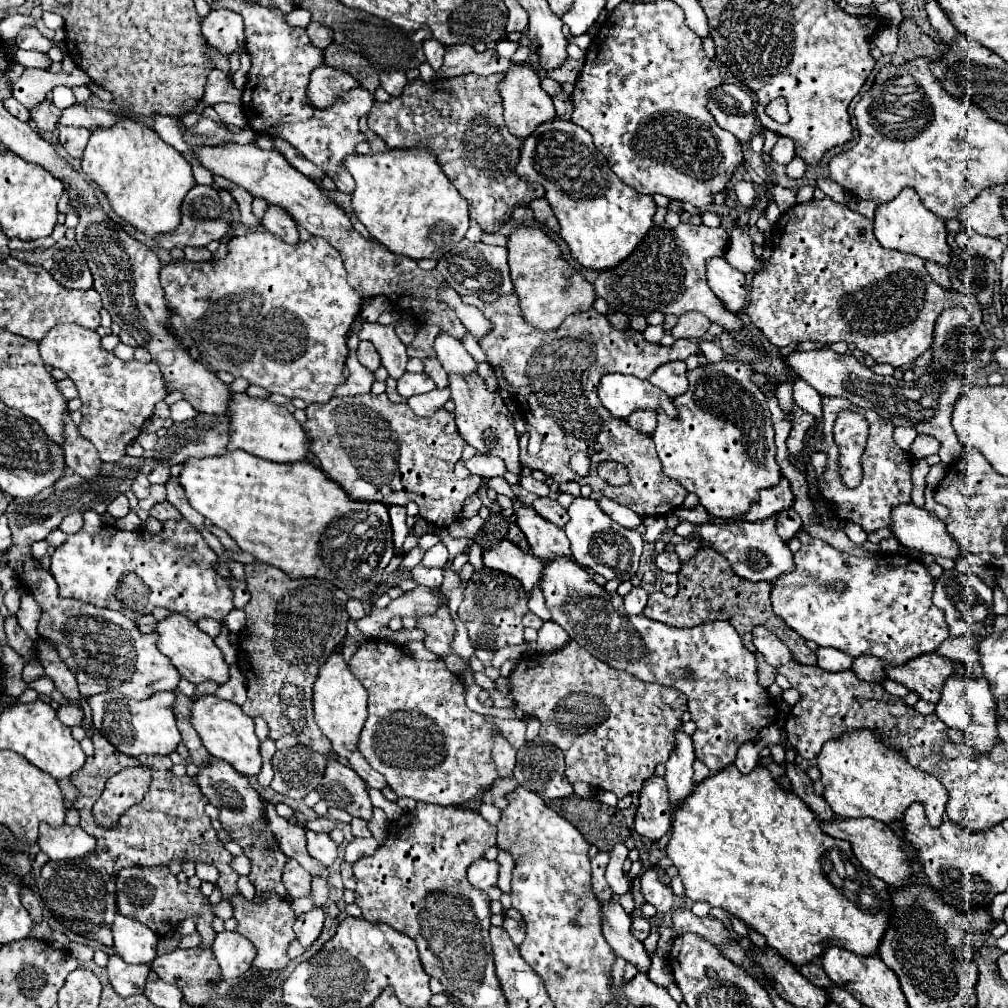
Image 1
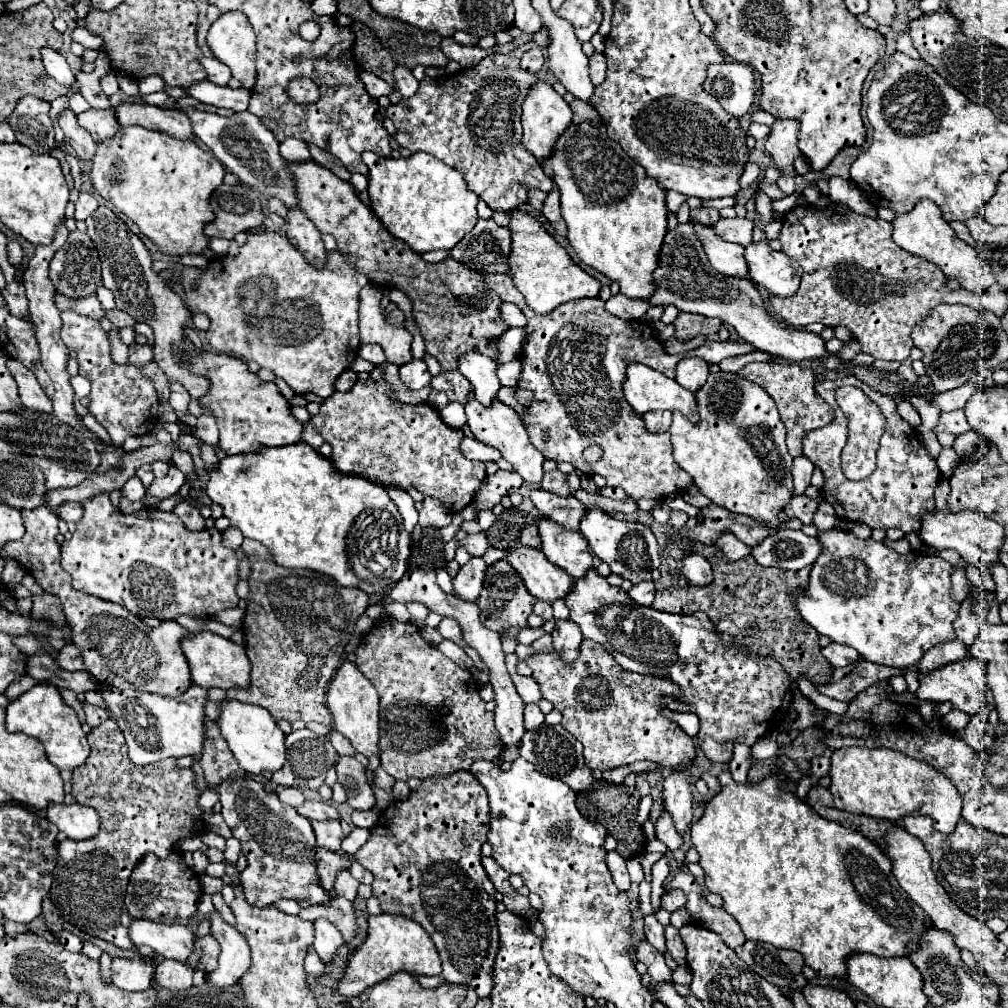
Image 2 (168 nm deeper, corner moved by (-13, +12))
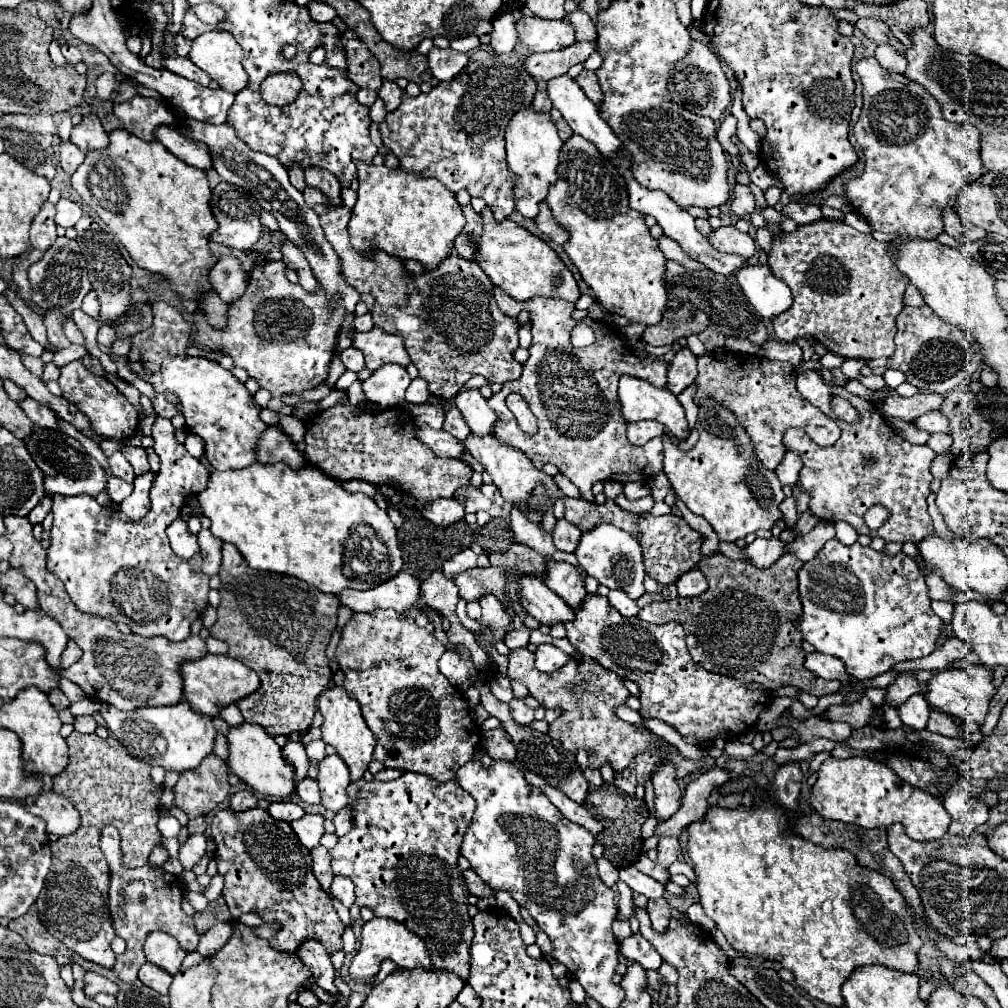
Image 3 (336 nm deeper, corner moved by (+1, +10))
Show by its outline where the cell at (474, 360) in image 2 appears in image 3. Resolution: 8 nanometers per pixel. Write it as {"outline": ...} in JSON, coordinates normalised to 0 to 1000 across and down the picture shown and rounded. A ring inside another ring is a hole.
{"outline":[[[464,387],[464,389],[454,391],[452,403],[472,433],[490,431],[490,421],[492,421],[494,413],[484,403],[482,395],[478,395],[478,391],[474,387]]]}

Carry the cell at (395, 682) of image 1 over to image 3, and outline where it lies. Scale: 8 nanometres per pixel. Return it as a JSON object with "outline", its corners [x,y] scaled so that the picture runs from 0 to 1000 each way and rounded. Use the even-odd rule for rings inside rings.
{"outline":[[[373,605],[365,609],[351,609],[339,625],[339,633],[333,645],[333,657],[341,667],[341,685],[349,694],[357,698],[359,710],[373,730],[371,754],[383,758],[383,762],[417,766],[444,776],[452,770],[452,764],[468,754],[470,742],[476,736],[476,726],[468,714],[468,706],[458,687],[452,687],[435,665],[435,653],[442,647],[442,641],[425,629],[423,623],[413,621],[409,611],[401,611],[393,605]]]}

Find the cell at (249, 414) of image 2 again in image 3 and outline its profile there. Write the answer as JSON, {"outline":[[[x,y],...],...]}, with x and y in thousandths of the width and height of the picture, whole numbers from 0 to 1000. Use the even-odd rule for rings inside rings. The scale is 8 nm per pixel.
{"outline":[[[153,300],[151,310],[153,321],[147,327],[129,333],[127,363],[153,385],[153,409],[161,415],[175,413],[177,407],[163,397],[165,387],[173,389],[179,395],[185,425],[204,438],[204,454],[214,466],[234,466],[252,460],[254,433],[264,425],[264,421],[256,415],[258,405],[252,401],[244,383],[238,381],[230,369],[220,365],[214,357],[185,351],[190,321],[181,310],[165,300]]]}

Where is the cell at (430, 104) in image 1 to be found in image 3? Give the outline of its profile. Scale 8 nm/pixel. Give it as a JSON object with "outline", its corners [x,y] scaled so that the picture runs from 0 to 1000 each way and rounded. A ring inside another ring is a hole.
{"outline":[[[516,18],[512,22],[514,42],[506,54],[488,54],[474,50],[464,65],[452,73],[448,81],[437,81],[433,87],[429,87],[425,93],[417,93],[413,97],[407,97],[401,93],[399,103],[395,109],[383,113],[383,119],[377,125],[377,133],[381,139],[381,145],[387,147],[389,153],[395,155],[397,167],[401,171],[411,171],[421,177],[433,177],[437,179],[446,190],[454,190],[456,187],[462,187],[466,194],[478,196],[486,206],[494,220],[504,216],[510,208],[508,198],[508,187],[512,183],[512,177],[508,171],[504,171],[502,165],[502,149],[500,149],[500,127],[506,121],[506,117],[528,103],[532,93],[532,81],[530,77],[520,69],[520,58],[532,52],[546,52],[546,50],[558,50],[571,42],[569,28],[563,20],[540,20],[540,18]]]}

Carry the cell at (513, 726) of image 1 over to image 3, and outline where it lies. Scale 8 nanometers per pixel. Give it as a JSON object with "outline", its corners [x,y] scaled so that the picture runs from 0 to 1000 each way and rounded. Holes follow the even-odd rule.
{"outline":[[[508,694],[506,696],[506,704],[508,704],[508,712],[514,716],[514,718],[518,718],[518,720],[522,720],[522,718],[526,718],[528,714],[530,714],[530,704],[528,702],[524,702],[518,694]]]}

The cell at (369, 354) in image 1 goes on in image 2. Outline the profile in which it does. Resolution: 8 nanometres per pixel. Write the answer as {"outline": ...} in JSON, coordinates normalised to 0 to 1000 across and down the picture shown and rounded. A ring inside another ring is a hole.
{"outline":[[[359,341],[357,347],[355,347],[355,353],[359,353],[361,357],[365,357],[365,359],[369,359],[373,363],[383,359],[383,351],[381,351],[379,343],[375,343],[375,341]]]}

